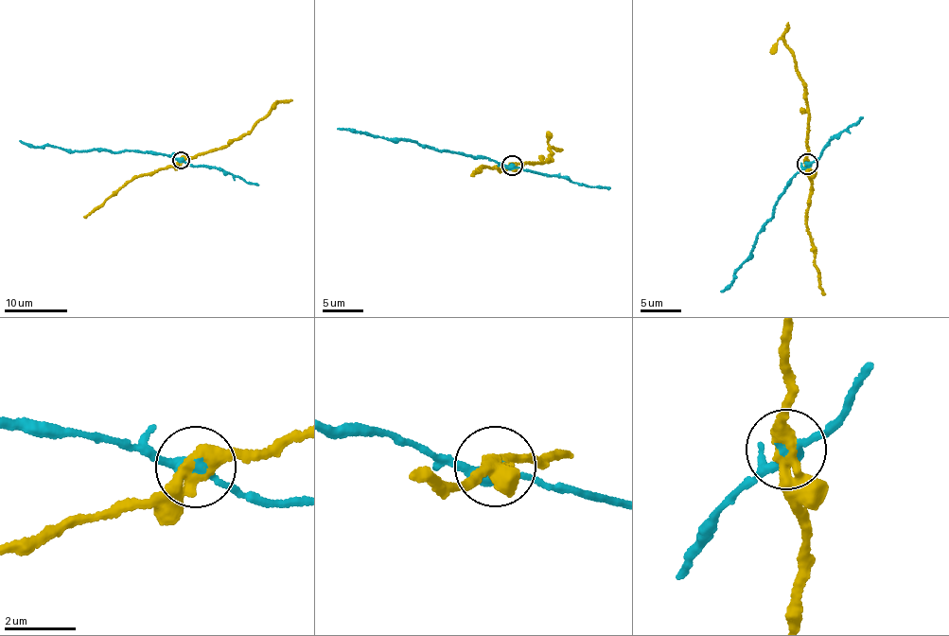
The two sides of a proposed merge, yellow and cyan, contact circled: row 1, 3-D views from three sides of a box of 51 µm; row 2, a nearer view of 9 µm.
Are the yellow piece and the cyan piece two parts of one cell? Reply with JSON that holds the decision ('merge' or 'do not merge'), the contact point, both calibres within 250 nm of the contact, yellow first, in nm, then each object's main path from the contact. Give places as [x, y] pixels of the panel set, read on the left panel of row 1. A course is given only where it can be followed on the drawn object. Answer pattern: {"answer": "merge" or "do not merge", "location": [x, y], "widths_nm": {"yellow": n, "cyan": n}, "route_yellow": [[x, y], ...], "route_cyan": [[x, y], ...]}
{"answer": "do not merge", "location": [181, 160], "widths_nm": {"yellow": 400, "cyan": 360}, "route_yellow": [[182, 160], [223, 148], [252, 130], [280, 101], [288, 103], [292, 99]], "route_cyan": [[182, 160], [154, 151], [122, 150], [114, 153], [99, 149], [72, 150], [46, 145], [35, 146], [19, 141]]}

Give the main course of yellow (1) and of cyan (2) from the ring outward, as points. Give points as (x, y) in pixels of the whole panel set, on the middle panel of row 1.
1: (513, 165), (541, 164), (551, 158), (553, 152), (550, 149), (562, 150)
2: (513, 165), (478, 155), (441, 150), (337, 128)

